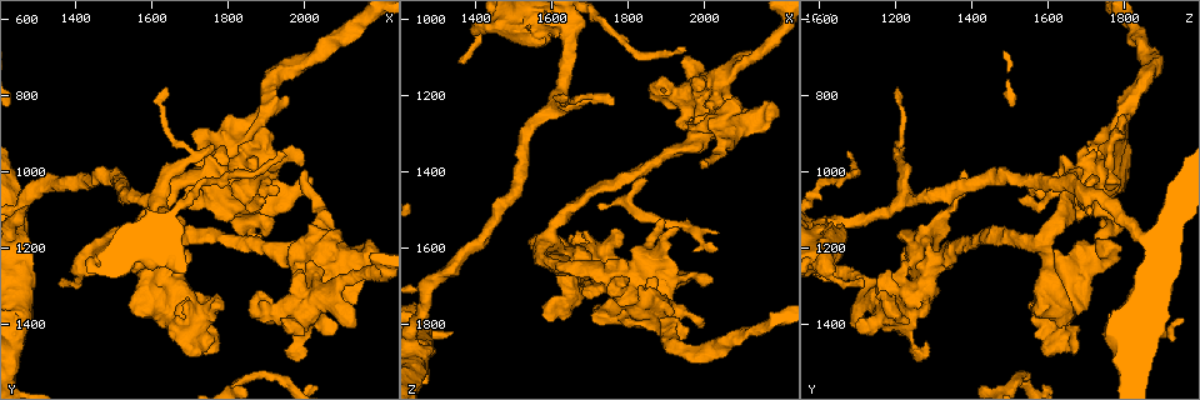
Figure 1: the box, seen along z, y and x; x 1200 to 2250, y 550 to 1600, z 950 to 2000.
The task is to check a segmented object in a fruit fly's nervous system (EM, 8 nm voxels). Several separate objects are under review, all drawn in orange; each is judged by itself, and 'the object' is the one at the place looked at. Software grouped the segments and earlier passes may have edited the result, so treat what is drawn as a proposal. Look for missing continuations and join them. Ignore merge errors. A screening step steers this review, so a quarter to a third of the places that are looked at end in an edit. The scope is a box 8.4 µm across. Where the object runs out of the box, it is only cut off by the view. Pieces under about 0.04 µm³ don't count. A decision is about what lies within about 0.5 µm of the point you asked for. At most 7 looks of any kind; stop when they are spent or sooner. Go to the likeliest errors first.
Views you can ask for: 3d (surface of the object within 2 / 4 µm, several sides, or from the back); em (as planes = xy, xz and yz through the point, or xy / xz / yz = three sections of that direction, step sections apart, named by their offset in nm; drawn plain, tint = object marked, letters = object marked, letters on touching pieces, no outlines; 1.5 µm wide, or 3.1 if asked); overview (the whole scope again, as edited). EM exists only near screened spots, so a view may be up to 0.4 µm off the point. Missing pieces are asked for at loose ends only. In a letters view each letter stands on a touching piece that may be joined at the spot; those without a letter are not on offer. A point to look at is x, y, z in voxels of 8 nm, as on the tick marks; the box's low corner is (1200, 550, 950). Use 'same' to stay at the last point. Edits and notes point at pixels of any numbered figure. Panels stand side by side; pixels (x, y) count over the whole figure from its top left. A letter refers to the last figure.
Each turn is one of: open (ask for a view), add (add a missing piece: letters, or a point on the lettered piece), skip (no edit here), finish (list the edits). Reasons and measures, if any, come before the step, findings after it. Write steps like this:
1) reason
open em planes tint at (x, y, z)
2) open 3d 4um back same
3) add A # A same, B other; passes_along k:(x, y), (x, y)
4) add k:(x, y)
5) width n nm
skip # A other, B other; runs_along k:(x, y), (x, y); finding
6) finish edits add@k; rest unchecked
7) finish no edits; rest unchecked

an open end
open em planes letters at (1760, 940, 1230)

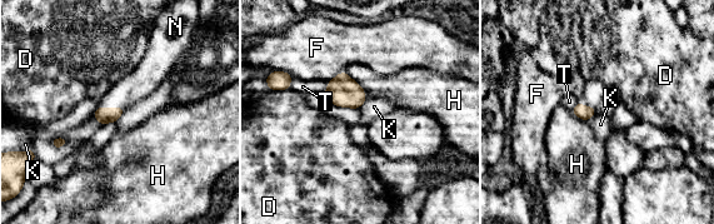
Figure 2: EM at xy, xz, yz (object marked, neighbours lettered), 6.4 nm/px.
add N # D other, F other, H other, K other, N same, T other; the cell continues

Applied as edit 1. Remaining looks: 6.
thick end
open 3d 4um at (1945, 1385, 1105)

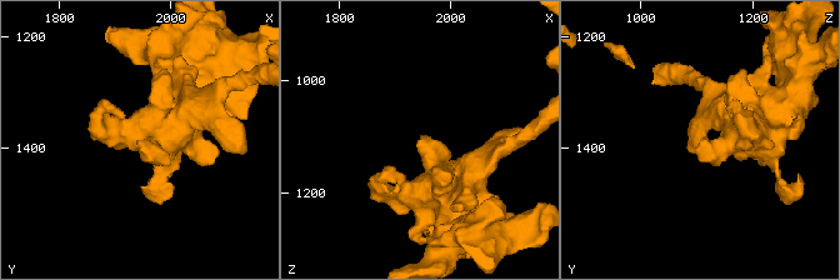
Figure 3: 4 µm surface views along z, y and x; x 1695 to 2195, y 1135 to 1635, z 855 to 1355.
open em planes tint at (1945, 1385, 1110)

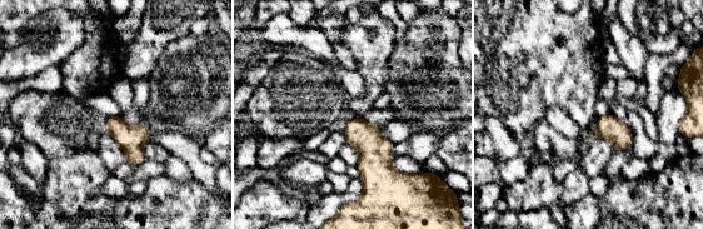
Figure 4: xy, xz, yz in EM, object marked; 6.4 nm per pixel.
open em planes letters same

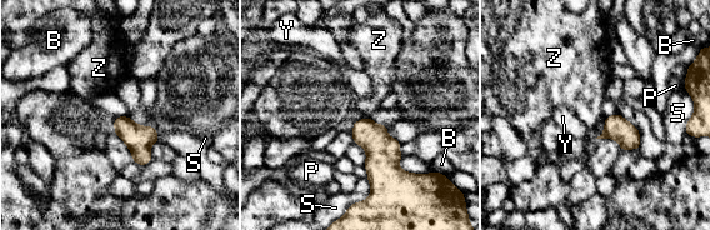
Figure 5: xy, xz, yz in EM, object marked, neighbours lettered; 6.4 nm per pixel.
skip # B other, P other, S other, Y other, Z other; no lettered piece goes on from it

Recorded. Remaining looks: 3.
free end
open em yz step 8 letters at (1760, 1485, 1675)

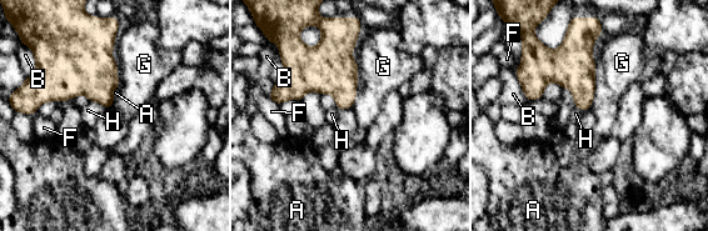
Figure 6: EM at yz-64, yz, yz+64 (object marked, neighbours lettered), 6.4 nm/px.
skip # A other, B other, F other, G other, H other; border 6:(596, 63), (594, 99), (588, 109); none of them fits

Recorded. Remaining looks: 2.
finish edits add@2; rest unchecked

